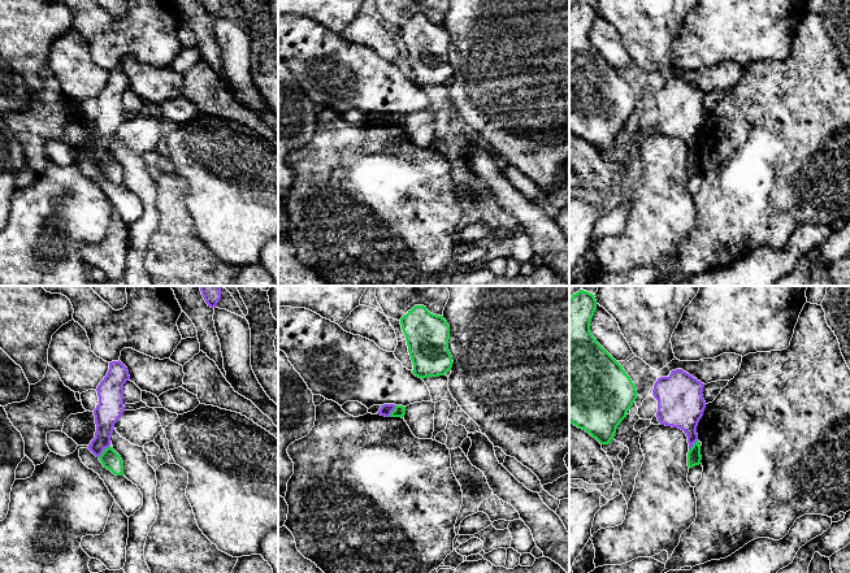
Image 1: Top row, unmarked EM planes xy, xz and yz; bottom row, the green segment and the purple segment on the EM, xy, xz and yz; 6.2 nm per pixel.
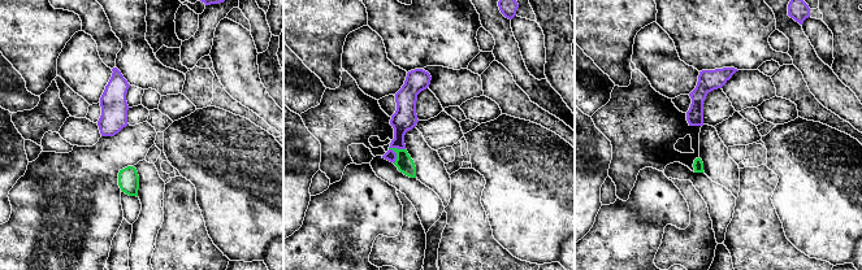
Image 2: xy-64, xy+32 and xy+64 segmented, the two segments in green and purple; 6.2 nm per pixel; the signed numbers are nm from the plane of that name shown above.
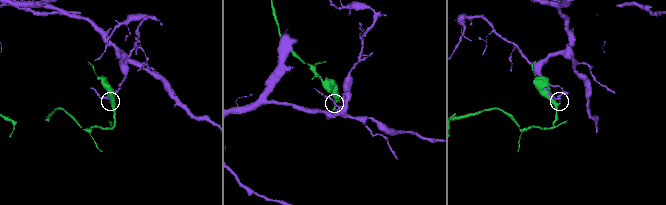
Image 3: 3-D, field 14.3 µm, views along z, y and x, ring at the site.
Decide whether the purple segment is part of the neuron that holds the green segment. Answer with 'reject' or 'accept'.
reject

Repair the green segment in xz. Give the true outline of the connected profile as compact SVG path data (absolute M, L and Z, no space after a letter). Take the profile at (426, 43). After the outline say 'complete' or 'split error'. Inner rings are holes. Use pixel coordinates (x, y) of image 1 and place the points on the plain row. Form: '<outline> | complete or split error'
M415 14L400 27L400 34L416 86L439 86L451 79L450 35L443 25L430 22L424 14Z | complete

